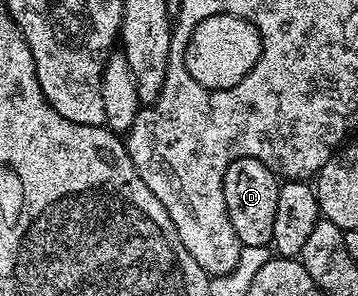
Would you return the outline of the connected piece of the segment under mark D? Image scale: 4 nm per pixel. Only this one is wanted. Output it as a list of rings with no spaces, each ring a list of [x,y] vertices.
[[[239,158],[227,166],[227,174],[223,178],[223,198],[227,201],[227,214],[231,218],[231,226],[235,226],[235,234],[242,248],[259,246],[269,248],[275,234],[275,209],[279,203],[279,190],[282,181],[261,160],[255,158]]]

